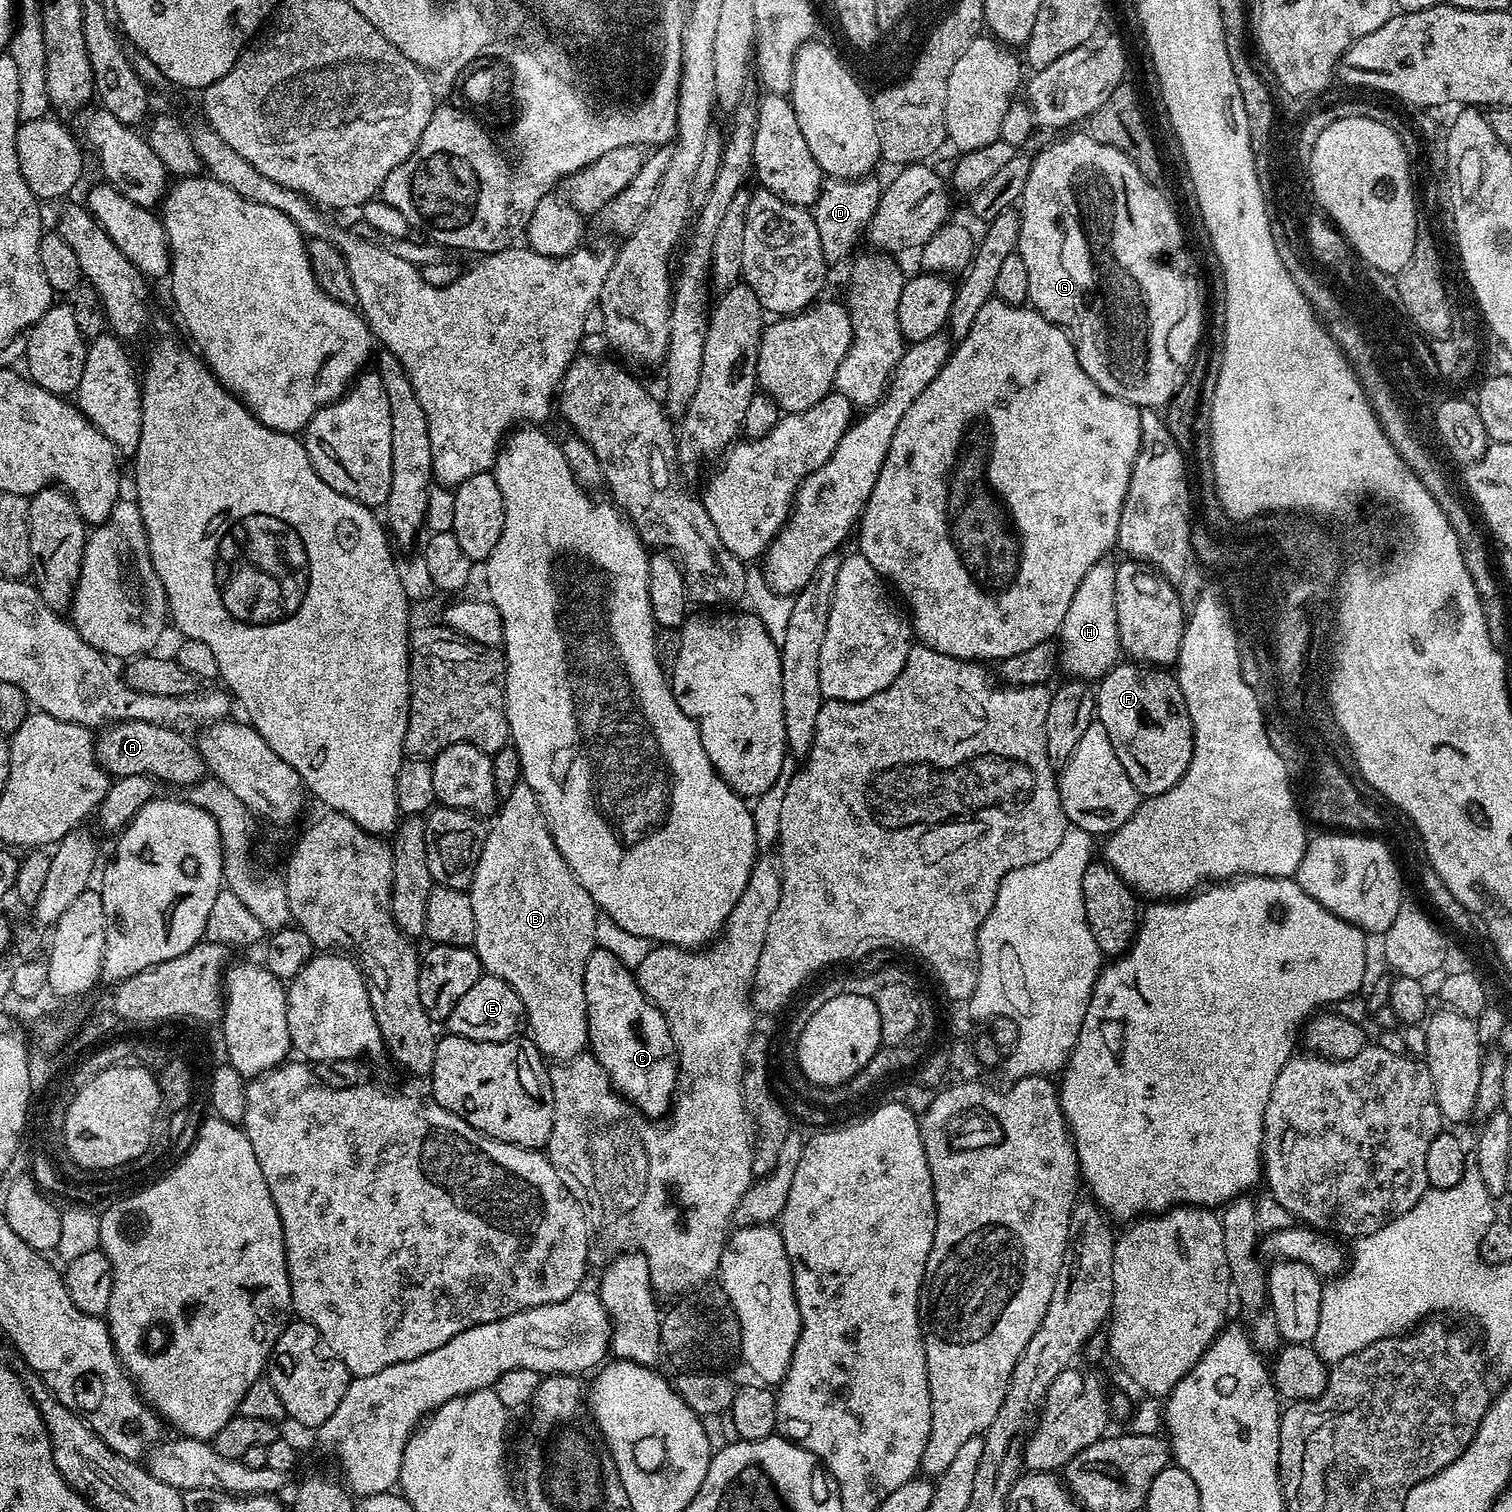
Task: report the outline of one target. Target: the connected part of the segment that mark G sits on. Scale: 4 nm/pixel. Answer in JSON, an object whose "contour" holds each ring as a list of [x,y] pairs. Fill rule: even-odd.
{"contour":[[[1080,130],[1065,140],[1056,140],[1053,144],[1046,145],[1040,153],[1032,156],[1030,178],[1026,178],[1026,190],[1018,201],[1018,251],[1022,262],[1026,262],[1030,278],[1028,300],[1031,307],[1043,314],[1052,324],[1059,324],[1067,331],[1072,337],[1072,343],[1076,345],[1082,370],[1090,374],[1090,378],[1103,392],[1130,402],[1141,410],[1160,410],[1171,402],[1172,396],[1189,377],[1190,365],[1201,347],[1200,335],[1204,332],[1204,300],[1200,297],[1200,284],[1196,281],[1192,260],[1184,249],[1184,232],[1180,229],[1180,220],[1176,217],[1171,202],[1156,188],[1159,187],[1146,179],[1138,166],[1134,166],[1134,162],[1130,162],[1130,158],[1122,154],[1122,150],[1114,150],[1114,146],[1106,146],[1088,135],[1087,131]]]}

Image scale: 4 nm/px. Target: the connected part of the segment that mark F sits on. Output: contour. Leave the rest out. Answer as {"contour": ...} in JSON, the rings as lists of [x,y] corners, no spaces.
{"contour":[[[1118,662],[1100,677],[1094,695],[1095,719],[1106,726],[1110,746],[1141,797],[1157,796],[1174,787],[1186,774],[1194,750],[1192,719],[1175,675],[1160,666]]]}

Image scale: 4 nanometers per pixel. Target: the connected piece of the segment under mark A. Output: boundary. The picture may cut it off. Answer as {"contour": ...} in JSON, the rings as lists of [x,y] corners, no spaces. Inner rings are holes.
{"contour":[[[137,720],[115,721],[99,733],[96,758],[109,775],[119,779],[151,775],[187,788],[204,780],[208,771],[199,747],[172,728],[175,727]]]}

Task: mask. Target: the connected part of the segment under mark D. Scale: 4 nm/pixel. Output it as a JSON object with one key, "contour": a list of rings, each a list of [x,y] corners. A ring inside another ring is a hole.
{"contour":[[[869,174],[858,180],[829,179],[820,190],[820,197],[814,205],[814,215],[818,226],[818,238],[822,238],[822,254],[829,265],[836,266],[856,248],[859,240],[865,239],[868,223],[878,210],[882,184]]]}

